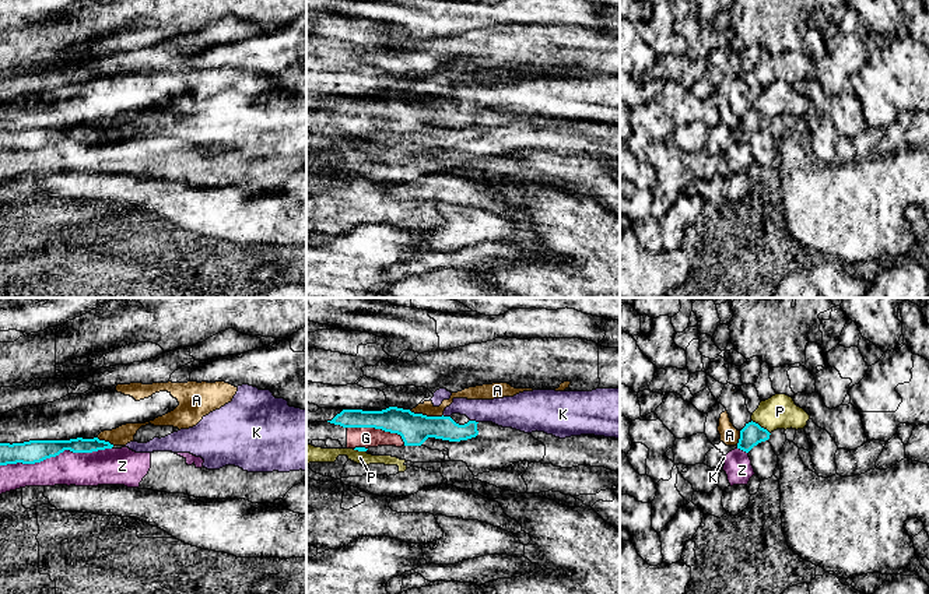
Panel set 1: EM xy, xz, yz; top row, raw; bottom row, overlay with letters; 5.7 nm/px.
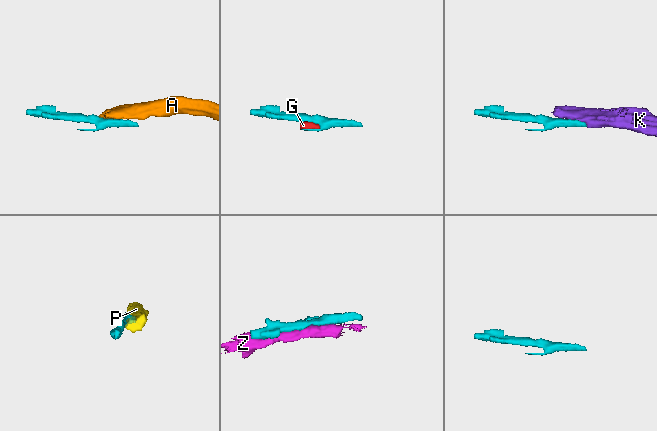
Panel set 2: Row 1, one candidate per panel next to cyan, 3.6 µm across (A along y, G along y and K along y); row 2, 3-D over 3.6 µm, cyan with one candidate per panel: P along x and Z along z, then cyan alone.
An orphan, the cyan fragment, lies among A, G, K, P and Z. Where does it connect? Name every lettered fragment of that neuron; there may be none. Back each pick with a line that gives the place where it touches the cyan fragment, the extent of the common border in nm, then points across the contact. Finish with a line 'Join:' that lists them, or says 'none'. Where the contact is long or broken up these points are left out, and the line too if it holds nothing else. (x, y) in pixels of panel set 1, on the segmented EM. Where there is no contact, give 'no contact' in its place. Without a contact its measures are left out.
G: xz (378, 428) | 360 nm | across xz (414, 429), (378, 428), (365, 438)
K: xz (474, 421) | 50 nm
Join: G, K

